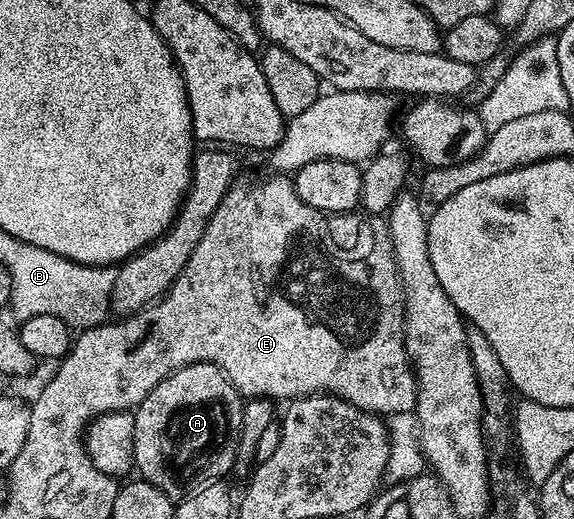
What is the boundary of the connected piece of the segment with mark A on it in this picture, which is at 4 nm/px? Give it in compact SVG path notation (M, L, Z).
M196 363L171 373L135 408L136 474L174 501L205 483L224 480L237 461L242 406L242 396L215 365Z

